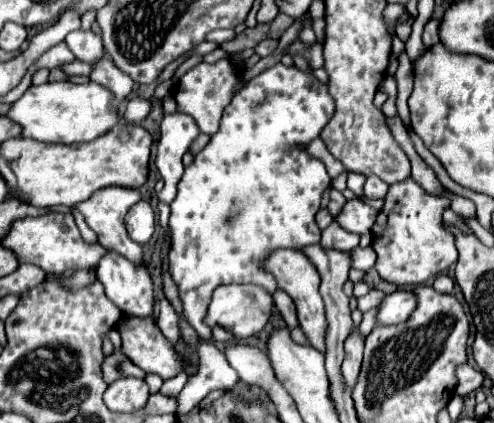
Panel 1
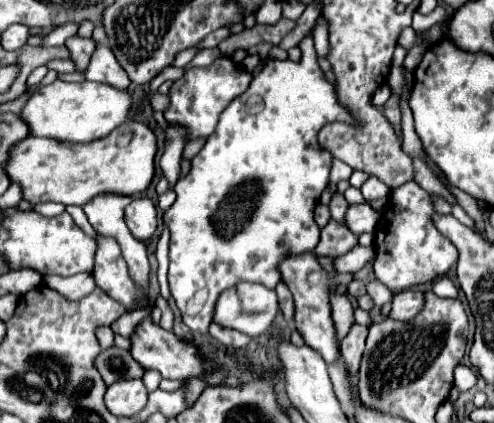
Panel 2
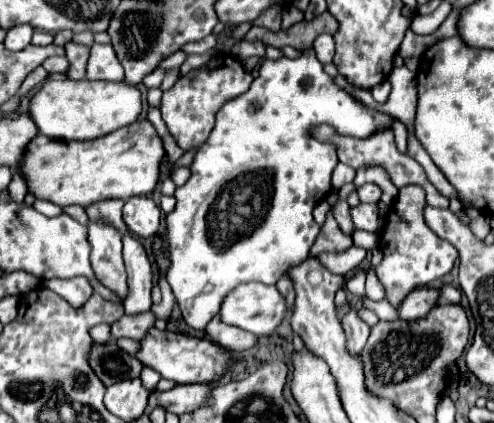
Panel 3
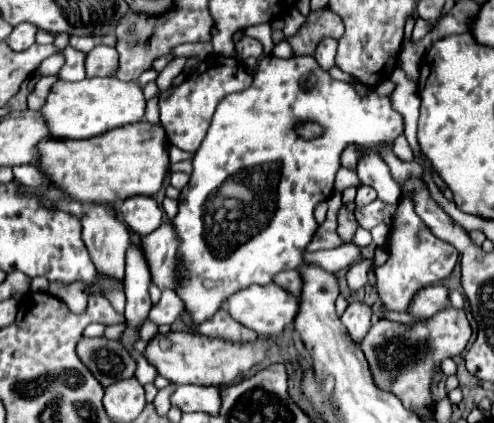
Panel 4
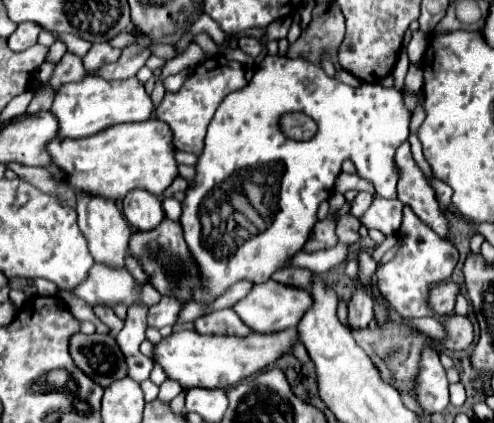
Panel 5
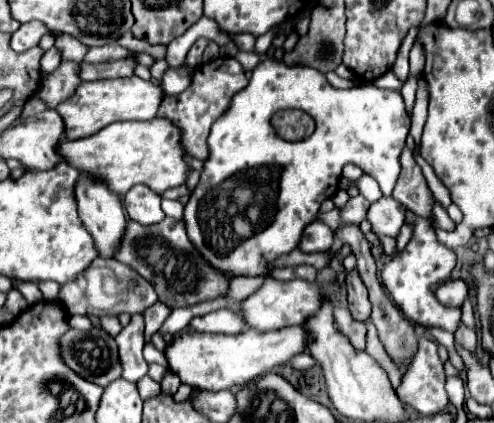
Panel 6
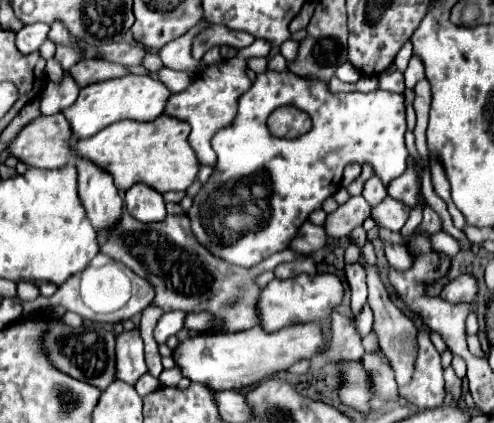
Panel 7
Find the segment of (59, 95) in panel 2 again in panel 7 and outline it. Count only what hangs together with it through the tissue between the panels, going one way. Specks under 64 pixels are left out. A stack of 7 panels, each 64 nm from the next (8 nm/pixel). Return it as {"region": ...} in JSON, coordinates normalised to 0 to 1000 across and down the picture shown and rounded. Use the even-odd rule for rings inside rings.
{"region":[[[259,175],[247,184],[194,194],[194,199],[182,199],[178,208],[166,208],[158,236],[142,255],[134,255],[126,270],[138,274],[138,288],[146,298],[146,322],[154,331],[162,331],[162,326],[182,326],[182,322],[198,317],[202,307],[211,307],[215,298],[255,284],[255,279],[308,288],[324,270],[332,270],[340,227],[348,227],[348,217],[324,189],[316,189],[308,180]]]}

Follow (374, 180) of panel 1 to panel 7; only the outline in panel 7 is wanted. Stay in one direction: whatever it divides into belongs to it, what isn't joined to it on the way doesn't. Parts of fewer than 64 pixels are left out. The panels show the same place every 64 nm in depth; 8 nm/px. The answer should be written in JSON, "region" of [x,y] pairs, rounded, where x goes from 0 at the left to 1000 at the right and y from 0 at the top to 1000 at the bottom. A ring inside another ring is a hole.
{"region":[[[733,463],[709,468],[700,482],[684,487],[680,501],[664,506],[656,525],[656,544],[668,563],[696,563],[709,558],[713,539],[733,534],[733,525],[749,511],[749,482]]]}

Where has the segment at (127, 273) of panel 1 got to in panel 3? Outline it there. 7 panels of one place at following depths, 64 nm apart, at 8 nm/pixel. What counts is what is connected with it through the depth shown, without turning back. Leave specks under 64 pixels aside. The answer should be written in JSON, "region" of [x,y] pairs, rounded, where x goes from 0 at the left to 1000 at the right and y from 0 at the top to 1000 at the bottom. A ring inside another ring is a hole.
{"region":[[[215,520],[178,525],[178,572],[186,582],[182,619],[194,657],[243,704],[255,704],[255,638],[247,615],[247,558]]]}

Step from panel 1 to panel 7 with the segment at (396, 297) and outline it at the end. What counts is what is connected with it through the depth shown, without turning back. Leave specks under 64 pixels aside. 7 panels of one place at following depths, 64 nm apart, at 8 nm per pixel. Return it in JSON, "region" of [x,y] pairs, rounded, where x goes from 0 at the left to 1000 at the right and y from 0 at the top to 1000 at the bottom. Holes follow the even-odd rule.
{"region":[[[931,648],[923,662],[915,662],[911,671],[899,676],[895,686],[895,704],[907,714],[955,714],[968,695],[968,671],[964,657],[951,648]]]}

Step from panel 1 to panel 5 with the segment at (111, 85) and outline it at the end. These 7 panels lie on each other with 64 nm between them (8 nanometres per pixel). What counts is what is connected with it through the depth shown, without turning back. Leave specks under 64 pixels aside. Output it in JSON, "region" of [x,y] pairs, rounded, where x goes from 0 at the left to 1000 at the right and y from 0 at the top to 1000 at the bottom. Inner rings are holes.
{"region":[[[190,104],[166,142],[170,142],[174,165],[190,170],[194,161],[202,161],[211,151],[223,151],[223,147],[235,147],[239,137],[243,137],[239,113],[227,113],[223,104]]]}

